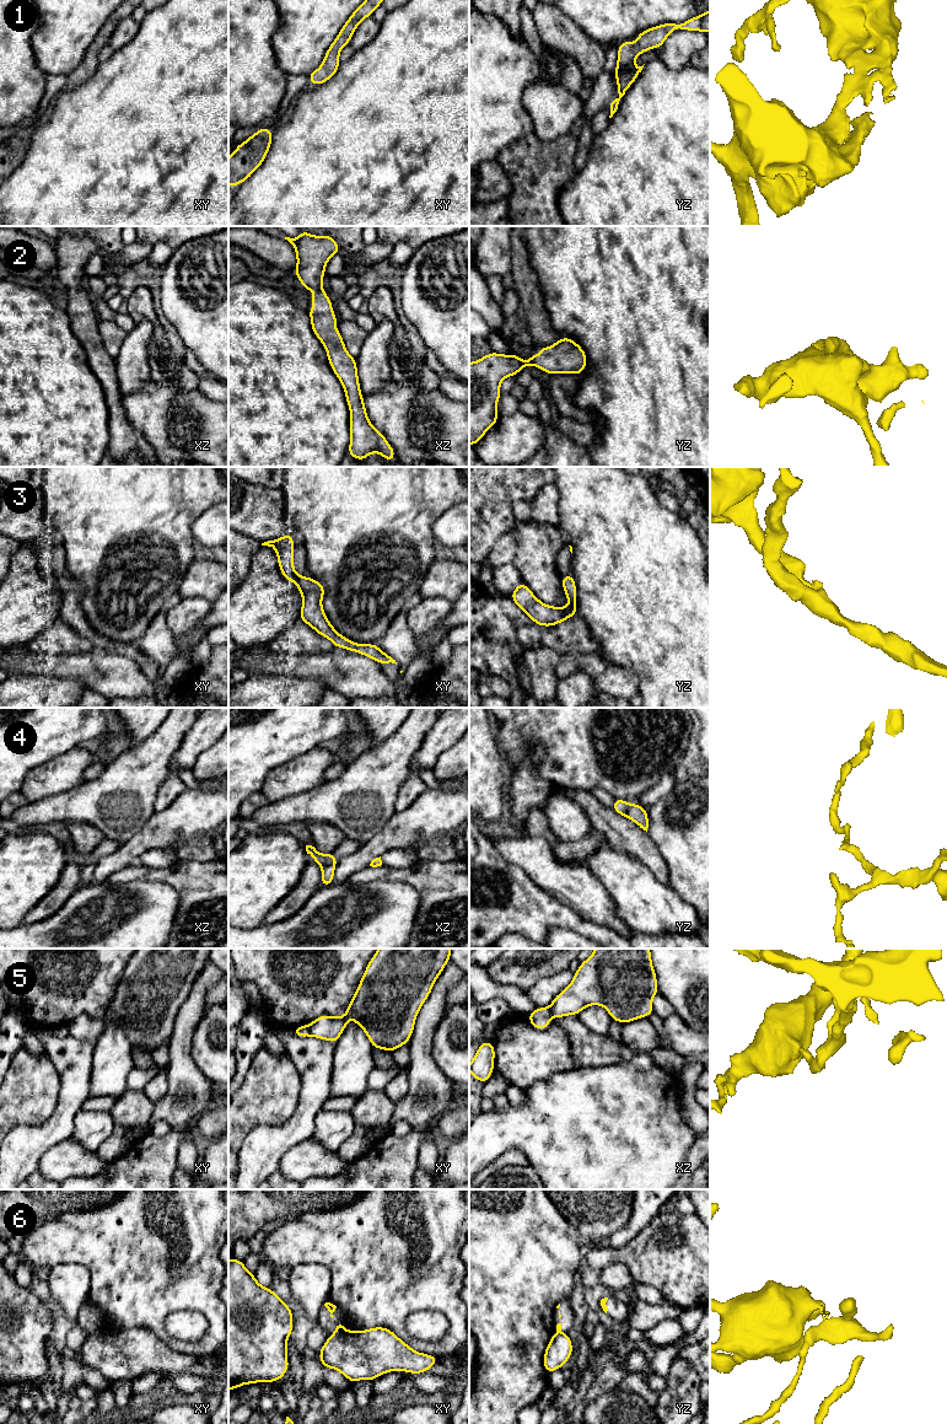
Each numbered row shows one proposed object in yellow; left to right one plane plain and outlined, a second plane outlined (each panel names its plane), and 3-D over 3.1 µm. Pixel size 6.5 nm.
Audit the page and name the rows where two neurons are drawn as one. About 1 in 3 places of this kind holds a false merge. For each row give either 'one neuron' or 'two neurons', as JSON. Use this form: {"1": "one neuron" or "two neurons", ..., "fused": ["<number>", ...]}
{"1": "one neuron", "2": "one neuron", "3": "one neuron", "4": "two neurons", "5": "two neurons", "6": "two neurons", "fused": ["4", "5", "6"]}

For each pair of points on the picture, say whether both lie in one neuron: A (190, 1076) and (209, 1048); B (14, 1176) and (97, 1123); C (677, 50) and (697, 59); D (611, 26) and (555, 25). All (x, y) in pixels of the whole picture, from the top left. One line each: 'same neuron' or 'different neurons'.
A: different neurons
B: different neurons
C: different neurons
D: different neurons

